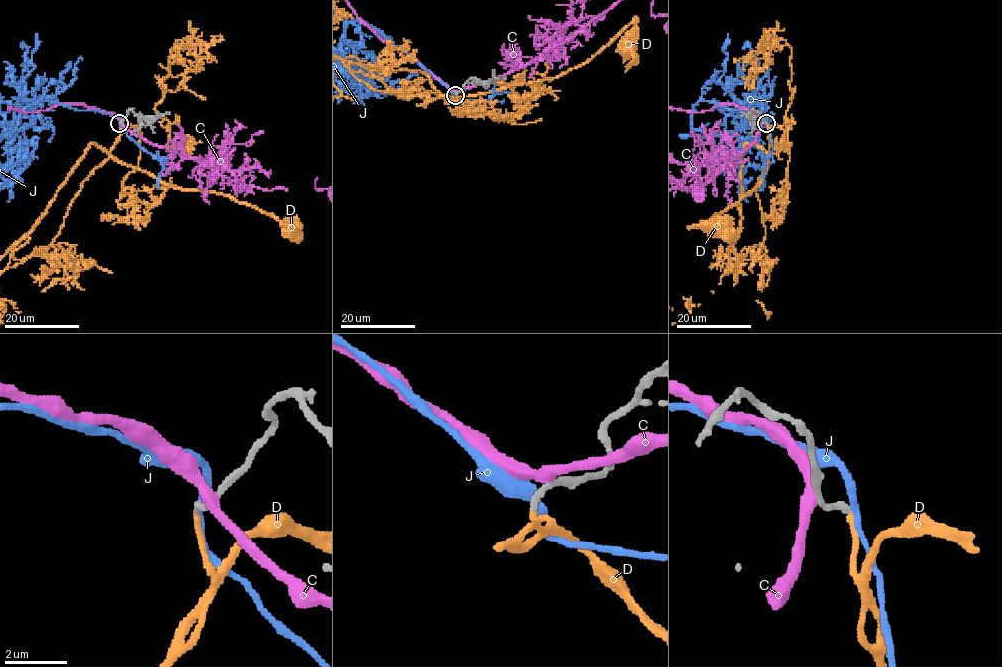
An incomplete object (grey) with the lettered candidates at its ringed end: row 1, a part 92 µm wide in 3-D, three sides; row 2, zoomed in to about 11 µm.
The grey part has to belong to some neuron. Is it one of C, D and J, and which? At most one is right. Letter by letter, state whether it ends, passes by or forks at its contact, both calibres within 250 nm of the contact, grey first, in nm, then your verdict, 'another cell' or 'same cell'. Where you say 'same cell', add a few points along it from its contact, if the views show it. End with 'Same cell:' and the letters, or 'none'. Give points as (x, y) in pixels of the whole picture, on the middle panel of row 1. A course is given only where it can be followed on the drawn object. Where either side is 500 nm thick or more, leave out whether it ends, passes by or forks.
C: it passes by | 300/320 nm | another cell
D: it ends | 200/160 nm | same cell | via (455, 95), (558, 77), (586, 63), (632, 23), (634, 45), (628, 47)
J: it passes by | 200/240 nm | another cell
Same cell: D

